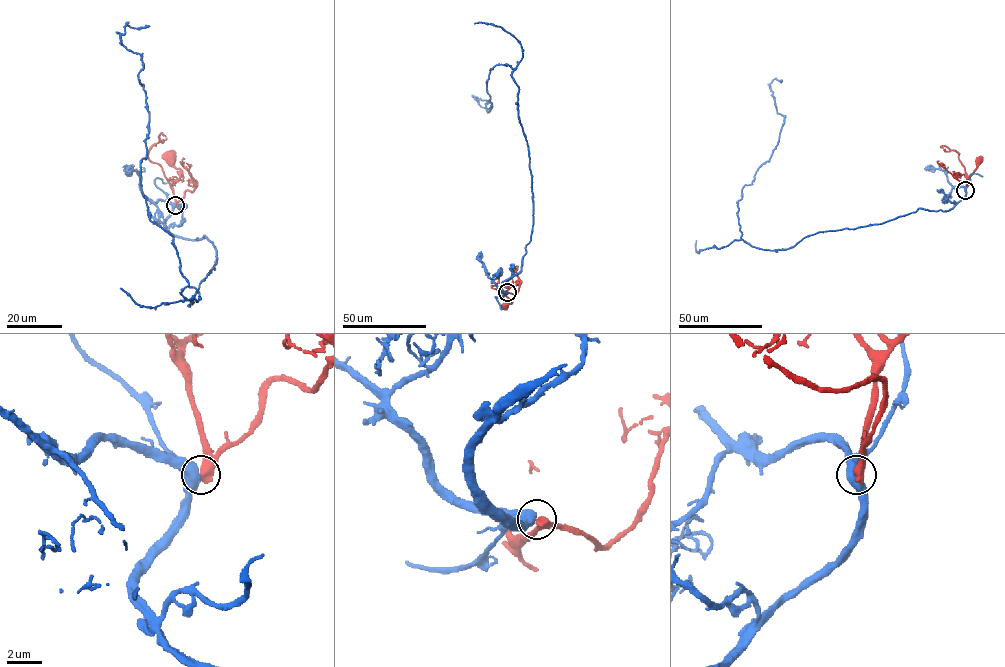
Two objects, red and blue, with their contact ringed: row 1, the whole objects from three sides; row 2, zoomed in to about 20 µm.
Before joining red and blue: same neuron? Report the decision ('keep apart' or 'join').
keep apart

